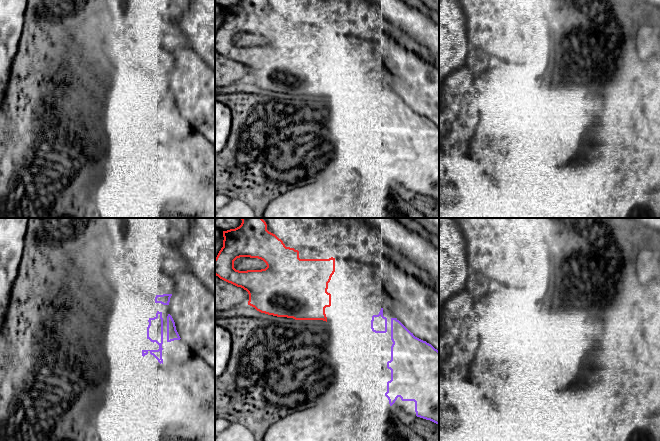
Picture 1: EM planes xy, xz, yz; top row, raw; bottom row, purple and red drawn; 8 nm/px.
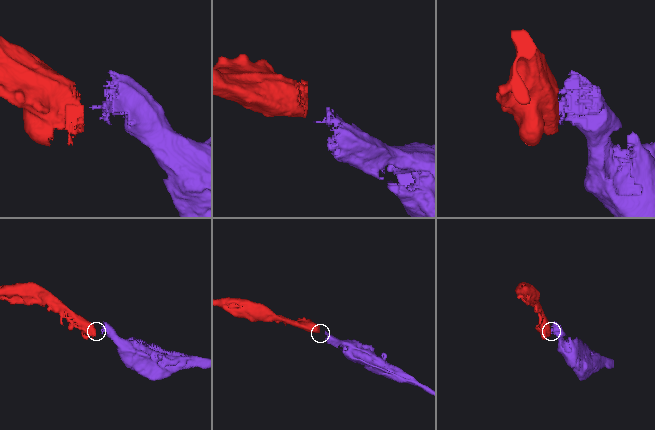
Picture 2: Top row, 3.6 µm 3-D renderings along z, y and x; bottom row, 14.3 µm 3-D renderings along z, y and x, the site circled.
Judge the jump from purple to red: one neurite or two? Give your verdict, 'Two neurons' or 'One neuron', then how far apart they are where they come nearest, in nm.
One neuron. Distance 340 nm

